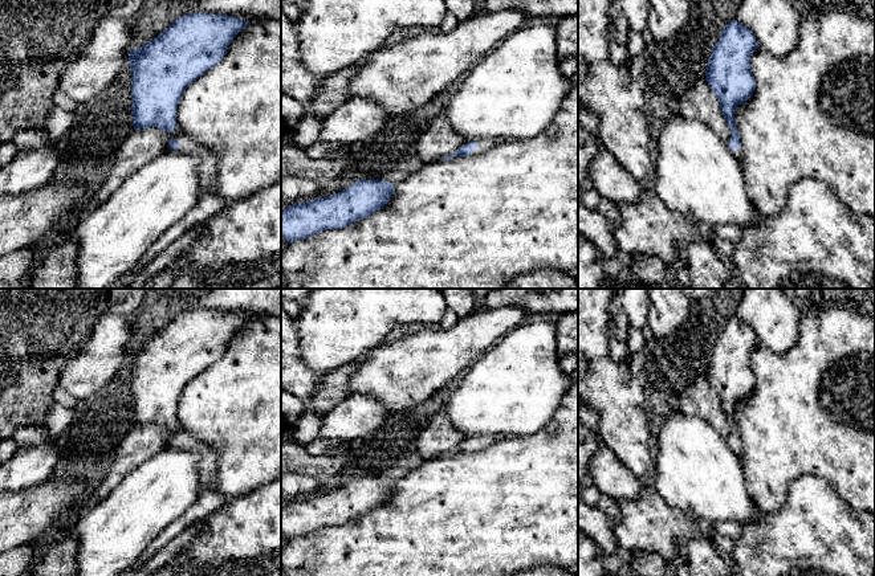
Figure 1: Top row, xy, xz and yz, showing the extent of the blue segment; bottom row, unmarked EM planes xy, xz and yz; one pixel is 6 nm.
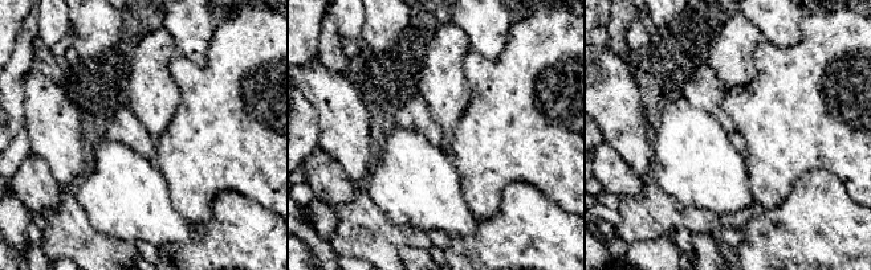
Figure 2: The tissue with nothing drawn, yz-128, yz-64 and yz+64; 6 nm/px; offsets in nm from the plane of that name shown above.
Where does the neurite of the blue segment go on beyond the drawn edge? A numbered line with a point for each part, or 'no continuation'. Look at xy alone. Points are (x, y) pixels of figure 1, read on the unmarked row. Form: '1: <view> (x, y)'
1: xy (207, 466)

